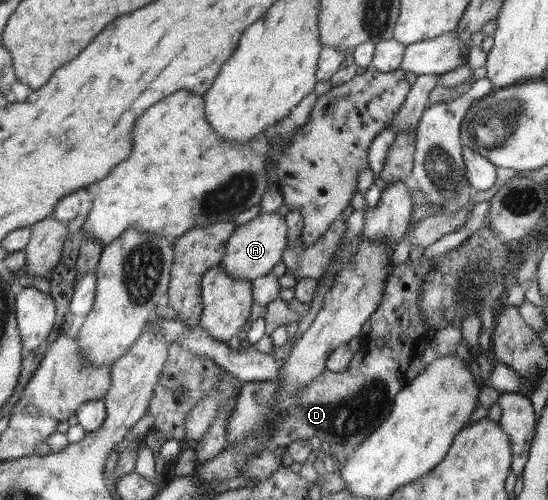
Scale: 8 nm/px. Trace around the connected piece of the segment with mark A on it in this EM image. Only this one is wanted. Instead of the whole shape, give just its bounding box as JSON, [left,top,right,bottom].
[221,212,287,281]

